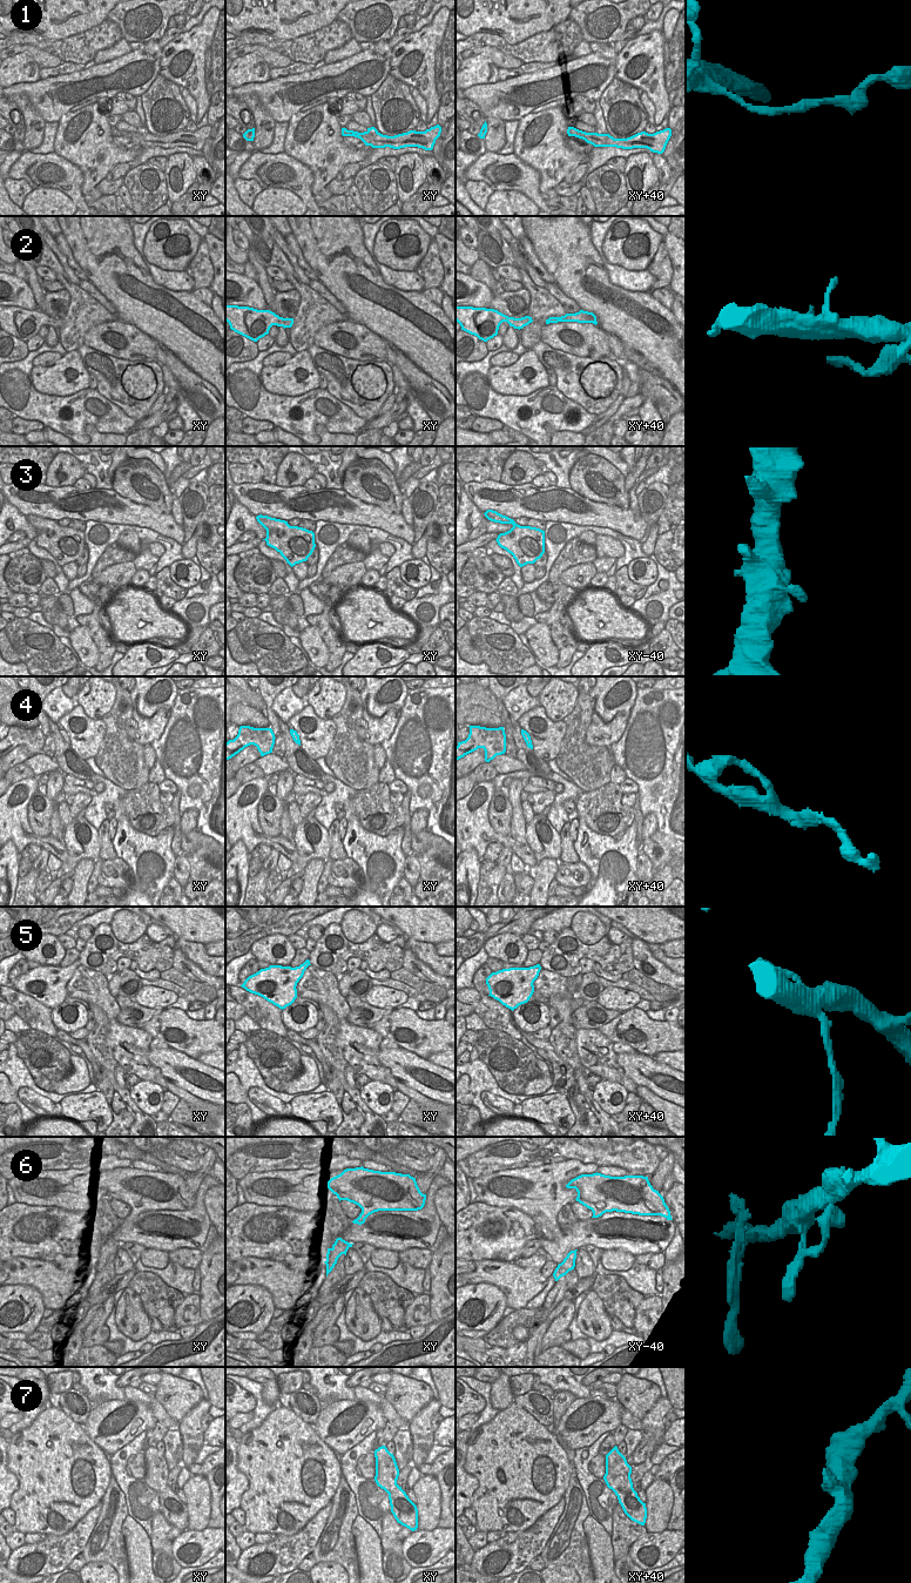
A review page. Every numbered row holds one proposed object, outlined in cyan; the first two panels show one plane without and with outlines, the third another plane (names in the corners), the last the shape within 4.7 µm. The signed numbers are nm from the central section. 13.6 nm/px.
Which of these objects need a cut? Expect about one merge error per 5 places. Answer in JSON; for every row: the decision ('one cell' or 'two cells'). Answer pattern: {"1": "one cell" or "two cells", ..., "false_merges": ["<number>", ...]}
{"1": "one cell", "2": "one cell", "3": "one cell", "4": "one cell", "5": "one cell", "6": "one cell", "7": "one cell", "false_merges": []}

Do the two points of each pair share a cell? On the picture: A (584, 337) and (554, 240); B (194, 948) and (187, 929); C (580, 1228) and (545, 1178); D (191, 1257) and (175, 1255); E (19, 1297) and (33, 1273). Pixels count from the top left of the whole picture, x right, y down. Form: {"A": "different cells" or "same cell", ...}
{"A": "different cells", "B": "different cells", "C": "different cells", "D": "same cell", "E": "different cells"}

